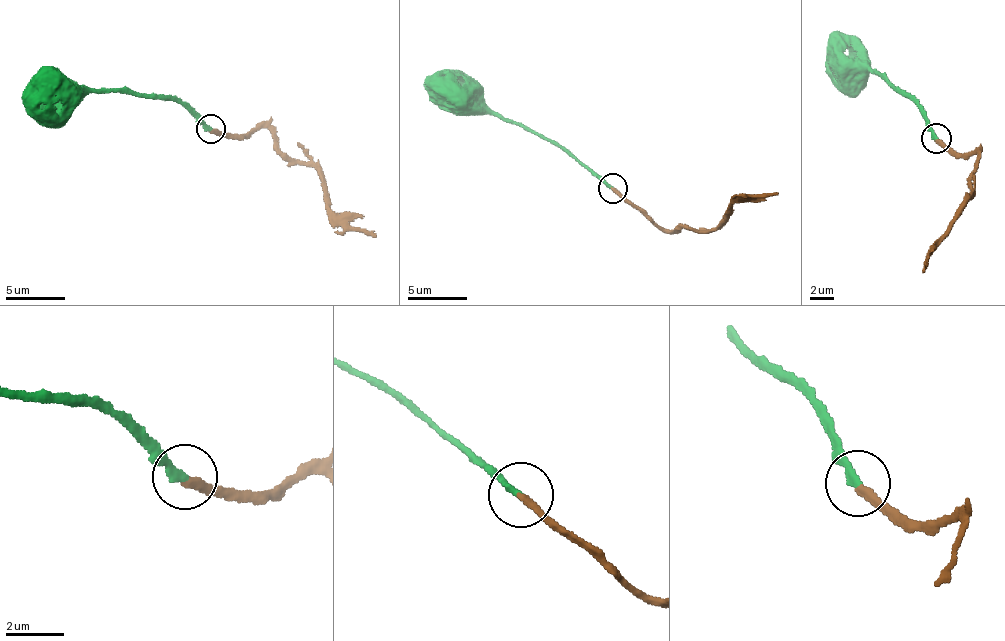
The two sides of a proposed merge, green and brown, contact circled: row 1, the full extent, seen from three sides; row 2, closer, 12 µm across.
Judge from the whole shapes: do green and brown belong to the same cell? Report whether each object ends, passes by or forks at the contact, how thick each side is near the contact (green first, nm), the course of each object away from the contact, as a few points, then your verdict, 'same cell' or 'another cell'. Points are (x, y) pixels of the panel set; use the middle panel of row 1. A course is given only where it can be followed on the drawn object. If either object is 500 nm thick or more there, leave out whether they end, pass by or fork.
green ends; brown ends; calibres 280 and 300 nm; course green (613, 189), (545, 138), (492, 113), (451, 111), (424, 79); course brown (613, 189), (669, 230), (710, 230), (725, 219), (725, 210), (737, 200), (778, 192); same cell

